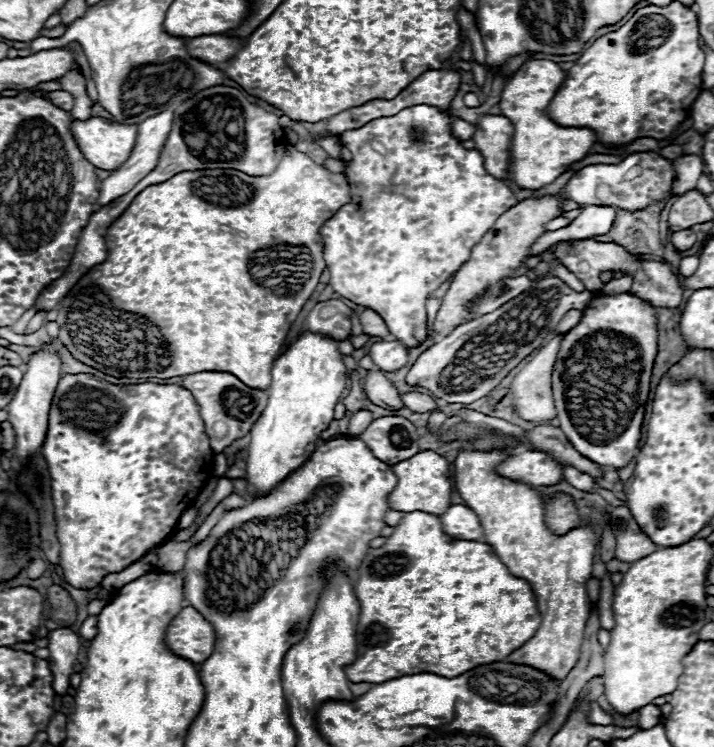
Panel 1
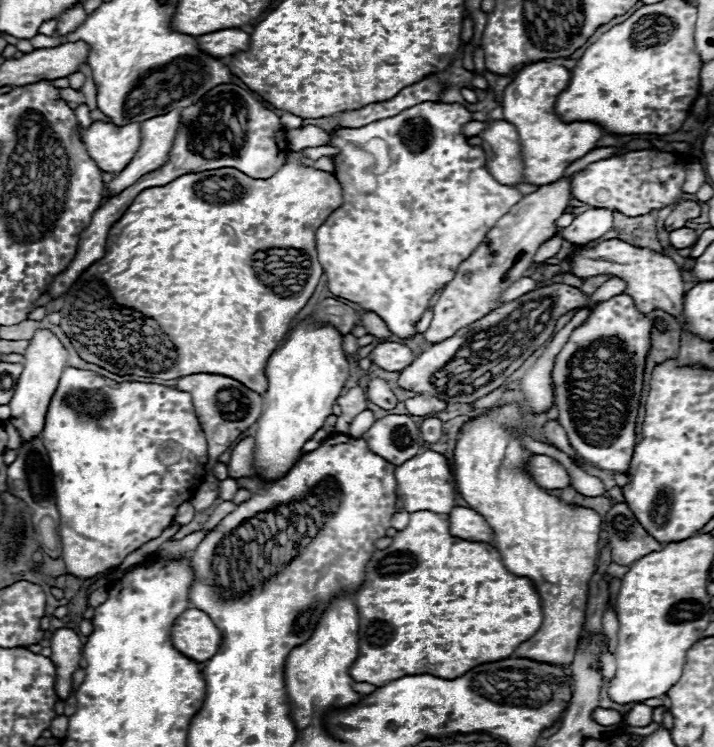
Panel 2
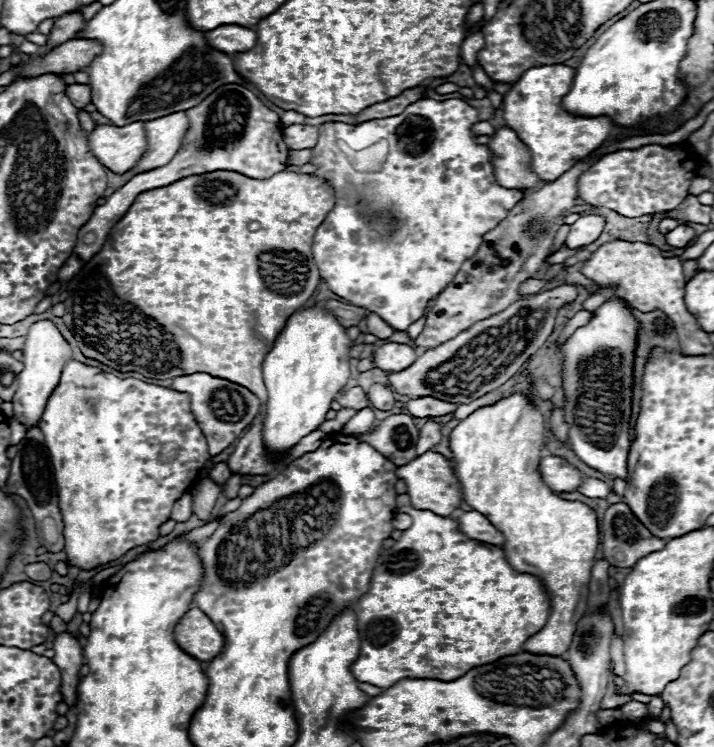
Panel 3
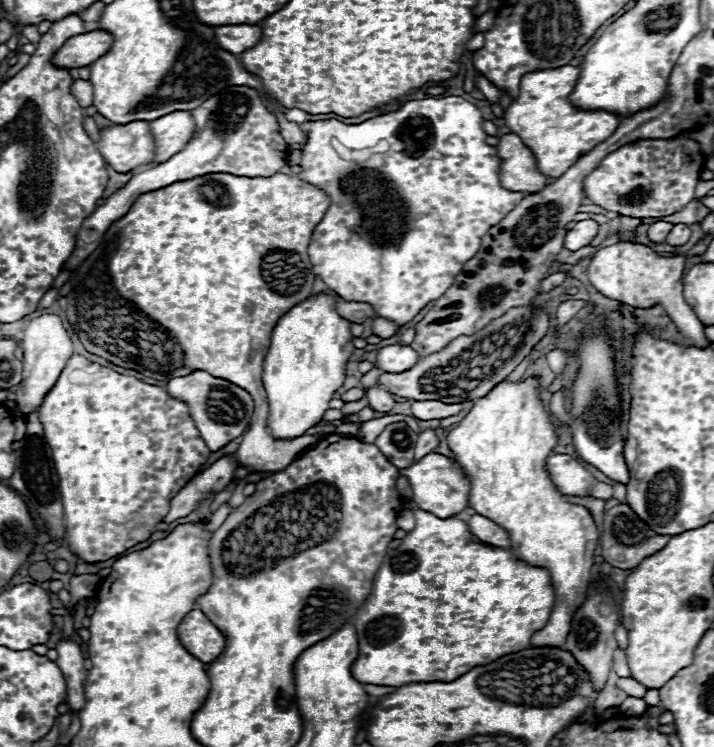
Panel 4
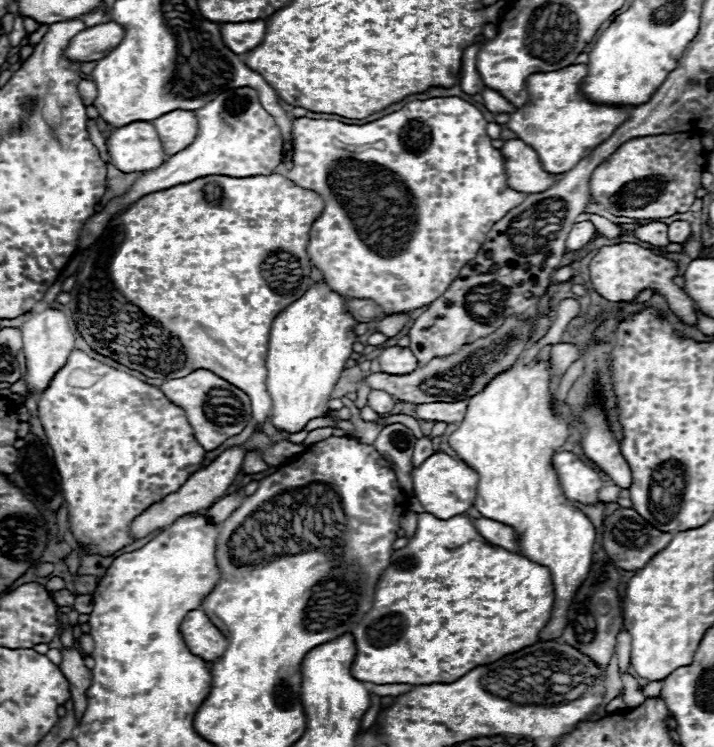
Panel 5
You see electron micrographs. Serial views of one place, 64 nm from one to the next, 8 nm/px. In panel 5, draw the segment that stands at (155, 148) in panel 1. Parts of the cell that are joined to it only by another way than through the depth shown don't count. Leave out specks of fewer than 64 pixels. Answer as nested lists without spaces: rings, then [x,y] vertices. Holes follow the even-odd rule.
[[[172,110],[156,120],[152,120],[154,128],[158,130],[158,136],[162,140],[162,146],[168,156],[188,148],[192,140],[196,140],[198,132],[198,120],[194,110]]]

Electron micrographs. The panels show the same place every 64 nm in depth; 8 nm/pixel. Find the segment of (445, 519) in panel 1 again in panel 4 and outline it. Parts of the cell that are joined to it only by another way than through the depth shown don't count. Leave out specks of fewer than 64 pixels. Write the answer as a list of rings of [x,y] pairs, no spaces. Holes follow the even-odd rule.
[[[474,514],[468,520],[468,526],[470,526],[470,532],[474,536],[478,536],[482,542],[488,542],[488,544],[494,544],[494,546],[500,546],[500,548],[510,548],[508,532],[504,528],[500,528],[498,524],[494,524],[492,520],[488,520],[480,514]]]

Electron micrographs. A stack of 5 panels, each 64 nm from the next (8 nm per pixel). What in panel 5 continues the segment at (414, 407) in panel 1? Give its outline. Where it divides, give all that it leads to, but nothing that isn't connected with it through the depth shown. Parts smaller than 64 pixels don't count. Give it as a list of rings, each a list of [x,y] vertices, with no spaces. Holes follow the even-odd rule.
[[[430,402],[430,404],[418,404],[416,412],[424,420],[434,420],[434,422],[446,422],[446,424],[458,424],[466,416],[466,402]]]

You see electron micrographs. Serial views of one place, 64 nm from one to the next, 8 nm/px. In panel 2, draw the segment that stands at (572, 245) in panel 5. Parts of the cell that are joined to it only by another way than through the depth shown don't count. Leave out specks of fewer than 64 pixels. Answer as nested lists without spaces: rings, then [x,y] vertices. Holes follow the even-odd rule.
[[[592,208],[576,216],[570,226],[562,228],[562,234],[564,240],[568,240],[570,244],[582,246],[604,236],[610,230],[610,226],[612,226],[612,210]]]

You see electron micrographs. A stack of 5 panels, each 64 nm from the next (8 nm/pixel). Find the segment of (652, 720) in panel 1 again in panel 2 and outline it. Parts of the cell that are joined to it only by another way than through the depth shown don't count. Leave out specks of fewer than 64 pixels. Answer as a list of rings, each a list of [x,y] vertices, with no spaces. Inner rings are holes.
[[[634,704],[624,716],[624,724],[628,726],[646,726],[652,722],[652,708],[644,704]]]

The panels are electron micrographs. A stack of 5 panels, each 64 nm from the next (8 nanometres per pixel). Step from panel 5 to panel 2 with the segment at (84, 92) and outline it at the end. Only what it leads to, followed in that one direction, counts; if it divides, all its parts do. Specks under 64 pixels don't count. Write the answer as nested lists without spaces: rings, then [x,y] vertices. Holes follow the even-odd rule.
[[[64,88],[64,90],[60,92],[60,98],[64,98],[70,108],[78,108],[80,104],[86,102],[82,90],[74,90],[74,88]]]

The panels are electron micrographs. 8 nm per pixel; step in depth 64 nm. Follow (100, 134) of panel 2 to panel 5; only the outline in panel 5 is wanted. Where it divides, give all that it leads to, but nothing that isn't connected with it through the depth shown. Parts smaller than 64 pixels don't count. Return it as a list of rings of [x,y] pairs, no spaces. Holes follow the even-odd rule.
[[[132,122],[116,128],[108,140],[108,152],[112,164],[126,174],[150,172],[168,160],[158,132],[150,122]]]

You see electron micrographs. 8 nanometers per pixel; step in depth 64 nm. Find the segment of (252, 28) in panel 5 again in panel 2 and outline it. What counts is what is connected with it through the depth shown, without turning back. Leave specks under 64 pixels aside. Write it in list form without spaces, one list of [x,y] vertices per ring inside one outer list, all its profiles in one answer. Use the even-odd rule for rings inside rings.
[[[226,28],[226,30],[218,30],[218,32],[200,36],[198,44],[204,52],[224,58],[224,56],[240,52],[240,48],[248,48],[248,40],[250,40],[248,32],[244,32],[240,28]]]

